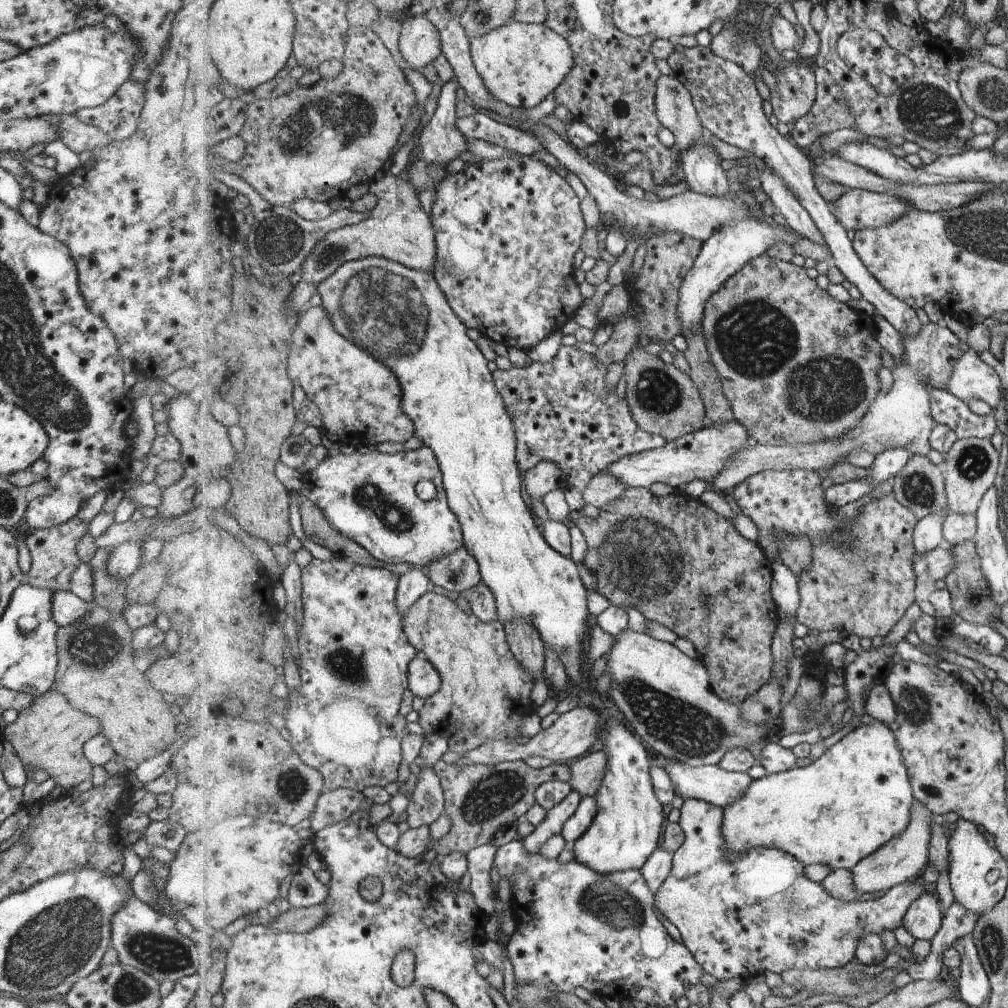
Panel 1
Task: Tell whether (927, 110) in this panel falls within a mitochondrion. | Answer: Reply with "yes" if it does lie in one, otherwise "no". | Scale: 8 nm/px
yes

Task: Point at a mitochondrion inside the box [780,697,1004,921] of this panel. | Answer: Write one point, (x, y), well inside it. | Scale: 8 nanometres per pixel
(792, 904)

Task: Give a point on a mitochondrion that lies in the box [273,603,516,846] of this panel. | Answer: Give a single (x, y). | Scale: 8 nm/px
(342, 664)

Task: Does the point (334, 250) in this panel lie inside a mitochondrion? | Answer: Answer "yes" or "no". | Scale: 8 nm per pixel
yes

